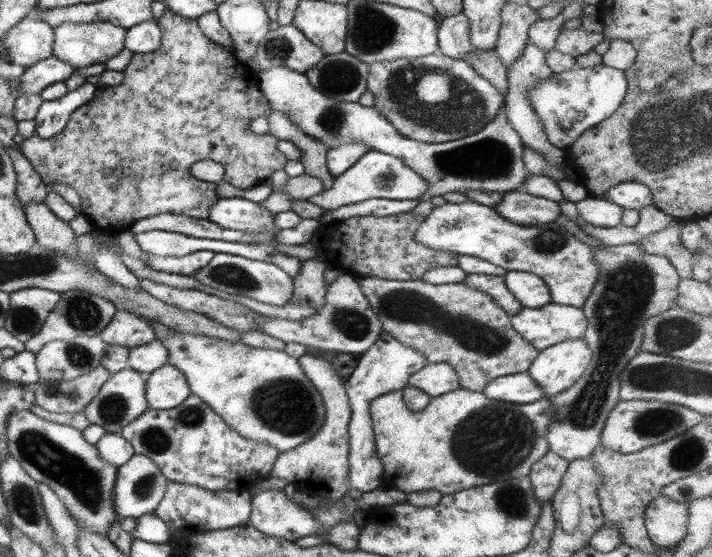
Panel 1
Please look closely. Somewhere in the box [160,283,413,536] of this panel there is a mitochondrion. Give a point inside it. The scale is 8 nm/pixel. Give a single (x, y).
(284, 404)

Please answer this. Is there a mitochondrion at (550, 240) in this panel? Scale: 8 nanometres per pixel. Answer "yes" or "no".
yes

